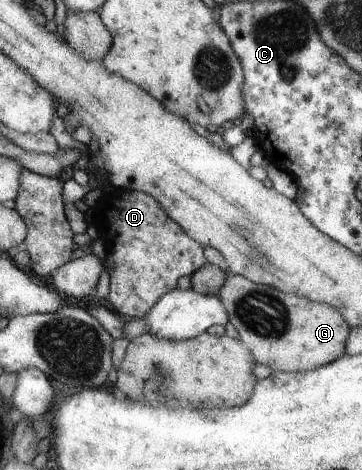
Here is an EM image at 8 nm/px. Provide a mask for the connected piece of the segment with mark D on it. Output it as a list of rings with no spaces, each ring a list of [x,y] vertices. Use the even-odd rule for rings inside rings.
[[[140,190],[118,191],[103,195],[92,207],[94,225],[100,230],[100,238],[114,257],[116,269],[110,275],[110,293],[104,300],[105,305],[117,311],[127,321],[144,318],[146,312],[169,291],[178,285],[183,275],[192,275],[208,261],[204,258],[204,246],[192,239],[160,205],[160,202],[146,192]]]

